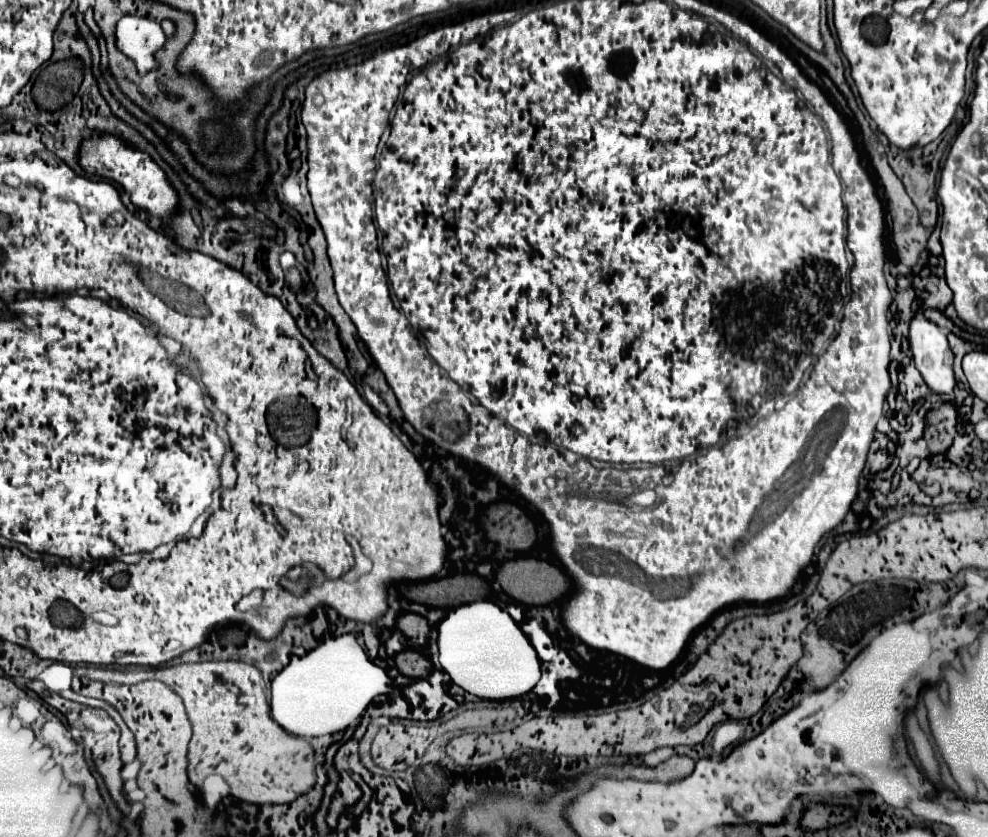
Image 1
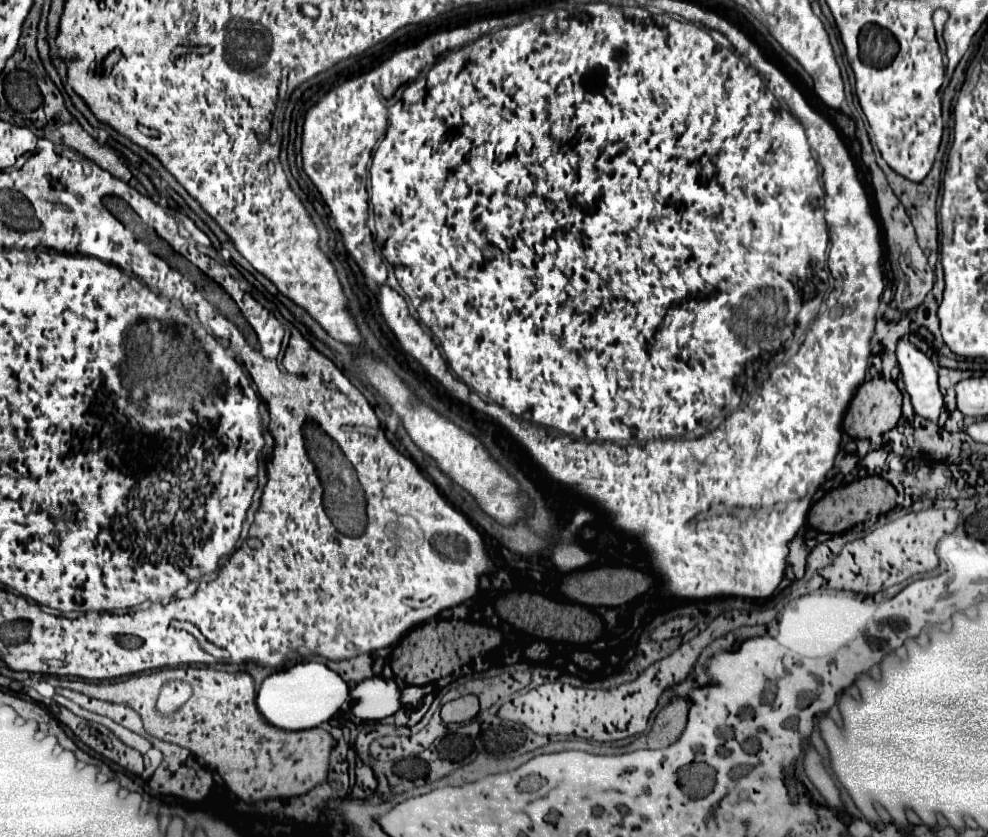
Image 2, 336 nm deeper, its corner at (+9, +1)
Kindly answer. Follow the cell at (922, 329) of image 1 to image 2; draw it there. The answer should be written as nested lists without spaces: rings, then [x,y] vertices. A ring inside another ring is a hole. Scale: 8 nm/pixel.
[[[906,340],[898,342],[896,354],[914,412],[920,418],[936,422],[944,404],[938,390],[938,366]]]

